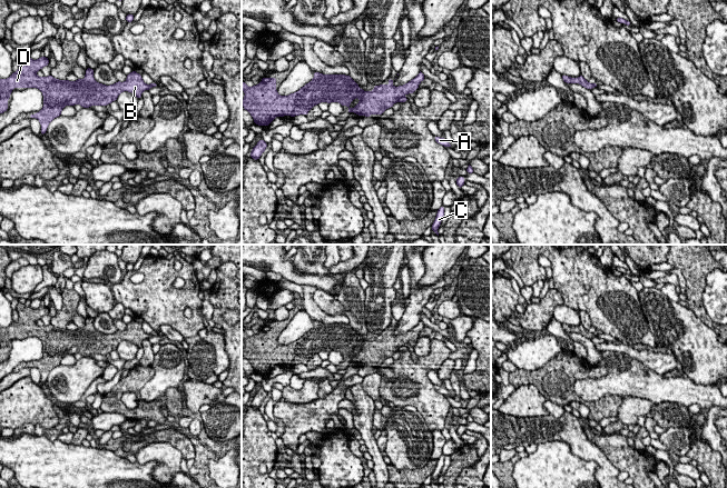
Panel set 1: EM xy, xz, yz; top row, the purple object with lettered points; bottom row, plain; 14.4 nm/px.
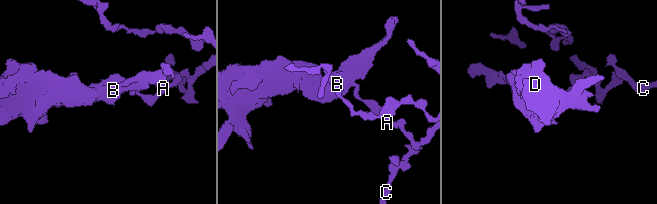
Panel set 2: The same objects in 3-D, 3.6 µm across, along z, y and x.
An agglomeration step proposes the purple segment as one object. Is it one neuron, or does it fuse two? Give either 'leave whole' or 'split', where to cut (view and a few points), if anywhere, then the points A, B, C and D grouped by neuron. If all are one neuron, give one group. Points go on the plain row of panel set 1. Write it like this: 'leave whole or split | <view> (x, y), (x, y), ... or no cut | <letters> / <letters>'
split | xz (402, 345), (398, 349) | A C / B D

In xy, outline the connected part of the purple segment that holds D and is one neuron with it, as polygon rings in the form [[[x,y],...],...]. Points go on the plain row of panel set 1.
[[[19,302],[17,311],[18,320],[12,321],[8,328],[0,328],[0,362],[8,359],[8,348],[13,337],[38,337],[43,345],[43,356],[29,367],[40,370],[40,384],[46,382],[49,372],[59,366],[68,353],[80,353],[82,357],[107,355],[116,350],[122,340],[131,341],[140,348],[141,342],[151,337],[135,319],[127,325],[125,331],[117,330],[115,333],[106,335],[95,329],[94,318],[90,317],[86,318],[83,328],[72,331],[67,328],[55,328],[51,323],[38,326],[37,321],[49,313],[49,308],[46,306],[32,309]]]

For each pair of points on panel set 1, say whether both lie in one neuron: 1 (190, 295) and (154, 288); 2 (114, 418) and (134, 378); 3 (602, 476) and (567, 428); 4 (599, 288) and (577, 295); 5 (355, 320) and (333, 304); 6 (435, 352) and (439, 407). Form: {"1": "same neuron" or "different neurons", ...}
{"1": "same neuron", "2": "different neurons", "3": "same neuron", "4": "same neuron", "5": "different neurons", "6": "same neuron"}

